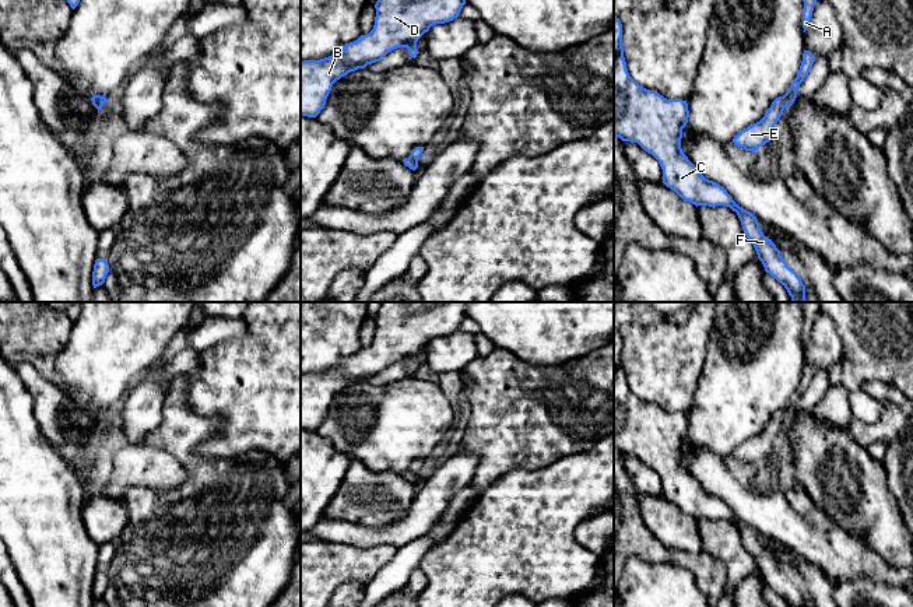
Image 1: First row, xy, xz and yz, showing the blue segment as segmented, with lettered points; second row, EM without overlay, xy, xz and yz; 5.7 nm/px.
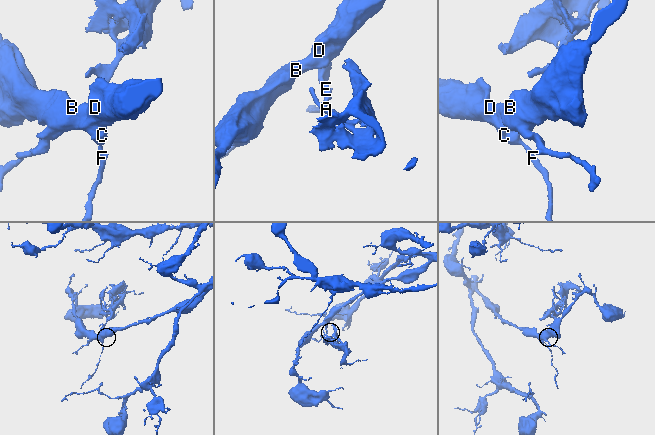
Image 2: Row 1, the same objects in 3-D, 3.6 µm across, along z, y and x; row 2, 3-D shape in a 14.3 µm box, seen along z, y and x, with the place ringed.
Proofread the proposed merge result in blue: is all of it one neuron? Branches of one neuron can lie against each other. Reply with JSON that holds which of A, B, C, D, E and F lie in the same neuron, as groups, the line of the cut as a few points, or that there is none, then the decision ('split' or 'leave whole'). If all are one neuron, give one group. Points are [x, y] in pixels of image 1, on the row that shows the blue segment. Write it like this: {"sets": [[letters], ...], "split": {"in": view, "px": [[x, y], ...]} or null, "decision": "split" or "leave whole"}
{"sets": [["A"], ["B", "C", "D", "E", "F"]], "split": {"in": "yz", "px": [[782, 97], [785, 106]]}, "decision": "split"}

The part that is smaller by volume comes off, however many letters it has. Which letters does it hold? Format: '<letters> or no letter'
A

